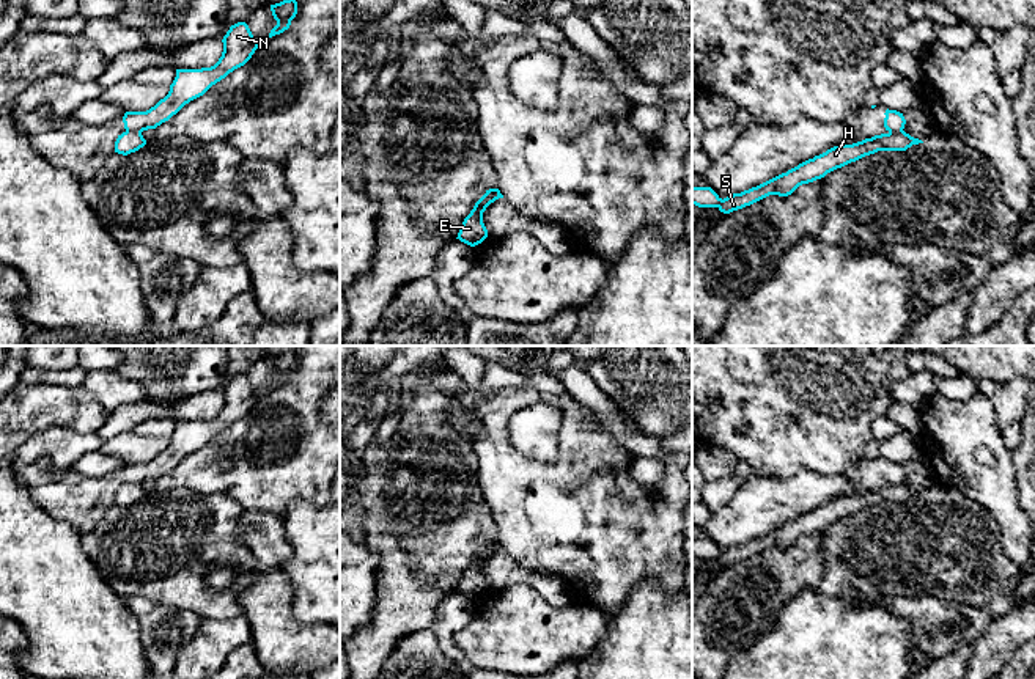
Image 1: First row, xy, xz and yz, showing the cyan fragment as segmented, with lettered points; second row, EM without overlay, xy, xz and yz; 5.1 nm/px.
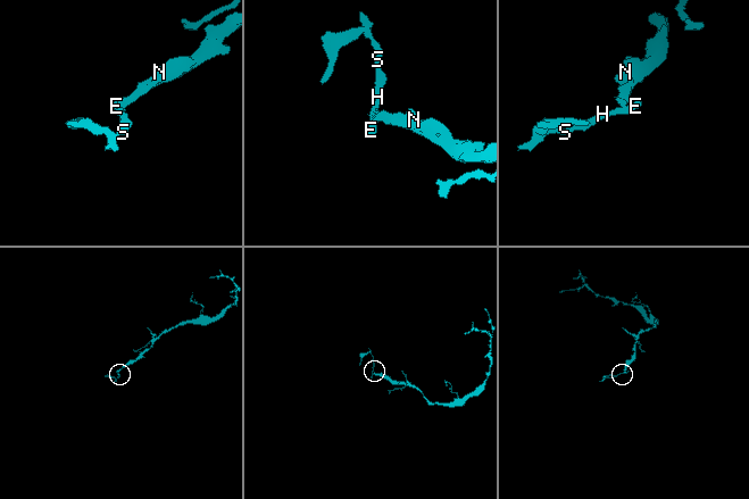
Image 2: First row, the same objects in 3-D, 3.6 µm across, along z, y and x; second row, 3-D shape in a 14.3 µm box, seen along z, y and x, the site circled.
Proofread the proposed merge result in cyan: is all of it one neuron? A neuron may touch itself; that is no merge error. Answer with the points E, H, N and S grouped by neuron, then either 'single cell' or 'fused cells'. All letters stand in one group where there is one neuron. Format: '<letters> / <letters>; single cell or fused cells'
E H S / N; fused cells

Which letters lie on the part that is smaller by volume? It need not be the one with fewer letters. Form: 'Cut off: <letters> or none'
Cut off: E, H, S

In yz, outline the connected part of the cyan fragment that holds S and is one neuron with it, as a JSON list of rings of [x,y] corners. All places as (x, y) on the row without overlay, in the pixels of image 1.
[[[904,483],[881,486],[853,497],[838,497],[808,511],[757,539],[720,550],[711,539],[692,539],[692,556],[698,560],[717,560],[724,566],[750,558],[769,547],[788,549],[799,538],[824,530],[827,525],[856,514],[878,503],[906,503],[912,497],[923,495]]]

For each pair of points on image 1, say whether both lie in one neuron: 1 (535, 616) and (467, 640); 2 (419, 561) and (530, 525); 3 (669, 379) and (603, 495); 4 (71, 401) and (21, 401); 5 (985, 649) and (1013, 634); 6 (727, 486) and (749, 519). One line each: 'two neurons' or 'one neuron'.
1: one neuron
2: two neurons
3: two neurons
4: one neuron
5: one neuron
6: two neurons

